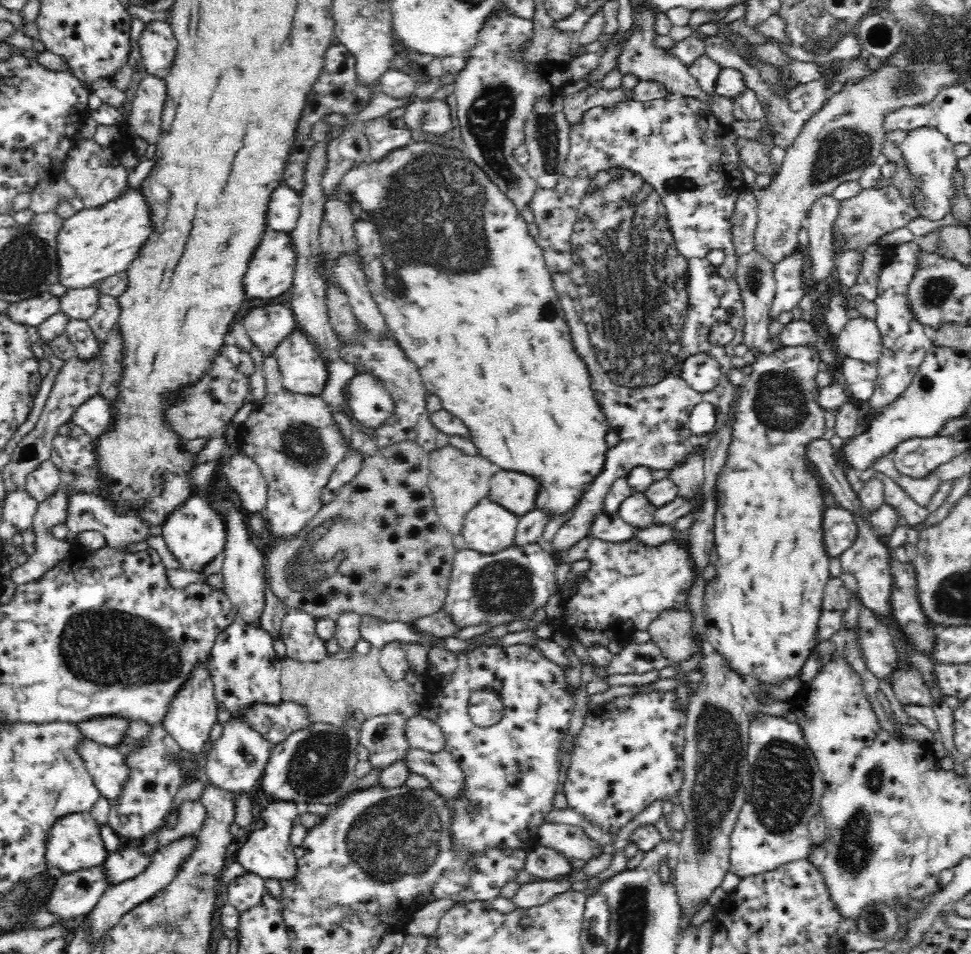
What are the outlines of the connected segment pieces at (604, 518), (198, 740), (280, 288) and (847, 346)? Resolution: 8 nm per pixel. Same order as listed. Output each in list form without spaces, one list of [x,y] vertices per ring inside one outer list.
[[[600,510],[591,523],[589,534],[591,538],[598,538],[603,542],[622,543],[631,541],[636,531],[618,515],[608,514]]]
[[[198,665],[184,686],[176,693],[162,725],[182,750],[190,754],[200,754],[210,748],[212,743],[210,730],[216,722],[219,722],[217,714],[218,705],[214,696],[212,677],[207,666]]]
[[[268,228],[260,241],[260,248],[256,250],[247,273],[244,275],[245,293],[252,298],[274,298],[274,296],[280,296],[280,294],[290,291],[293,286],[296,266],[297,254],[290,233]]]
[[[865,317],[849,319],[833,340],[837,353],[845,358],[875,364],[883,351],[882,337],[875,323]]]

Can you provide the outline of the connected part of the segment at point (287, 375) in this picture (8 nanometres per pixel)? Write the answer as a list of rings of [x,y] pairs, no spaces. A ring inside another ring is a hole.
[[[302,330],[289,334],[273,350],[284,388],[293,393],[320,395],[328,371],[317,346]]]

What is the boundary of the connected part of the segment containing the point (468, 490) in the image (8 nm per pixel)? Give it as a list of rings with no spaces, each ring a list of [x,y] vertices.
[[[452,445],[430,453],[428,487],[440,518],[440,524],[446,528],[446,531],[452,535],[461,534],[469,510],[489,495],[490,480],[500,470],[485,457],[479,454],[468,456]]]

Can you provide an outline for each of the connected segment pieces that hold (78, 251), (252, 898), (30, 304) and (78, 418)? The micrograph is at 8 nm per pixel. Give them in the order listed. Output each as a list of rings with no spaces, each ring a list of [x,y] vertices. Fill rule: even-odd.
[[[127,187],[118,198],[104,203],[96,208],[84,208],[63,221],[62,230],[59,230],[57,241],[60,257],[59,283],[68,289],[90,288],[94,282],[103,281],[113,274],[126,271],[136,258],[140,258],[139,252],[147,244],[154,232],[151,219],[151,206],[144,196],[143,188]]]
[[[246,872],[230,882],[225,901],[243,913],[259,905],[266,893],[264,879],[257,874]]]
[[[48,292],[39,297],[11,303],[3,314],[8,315],[16,324],[37,327],[60,310],[60,301]]]
[[[96,395],[86,404],[81,404],[72,415],[72,422],[80,426],[95,441],[113,425],[113,416],[116,415],[110,402],[104,397]]]

